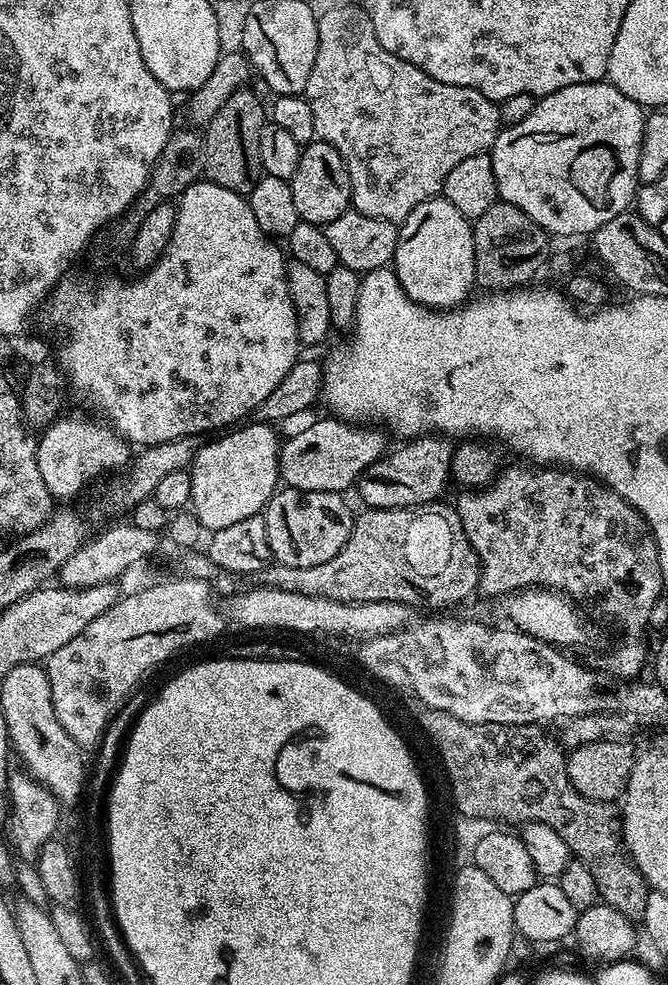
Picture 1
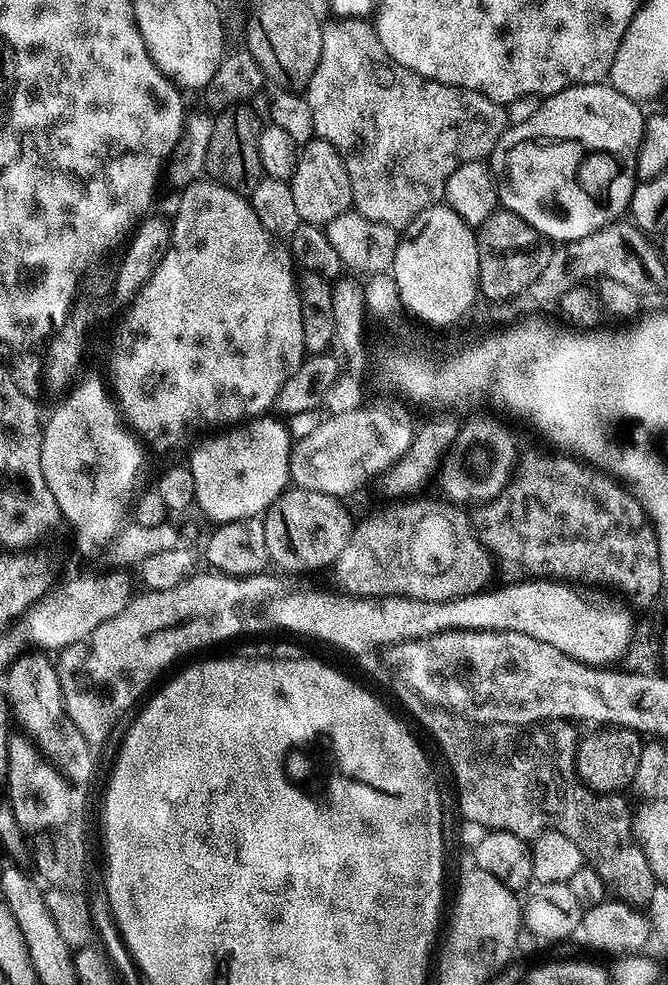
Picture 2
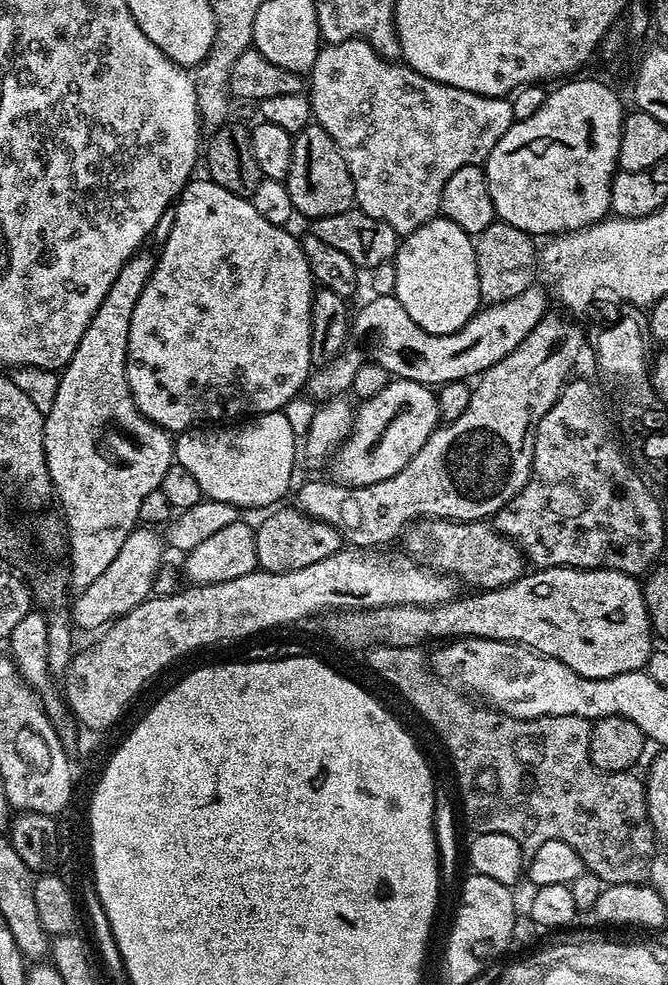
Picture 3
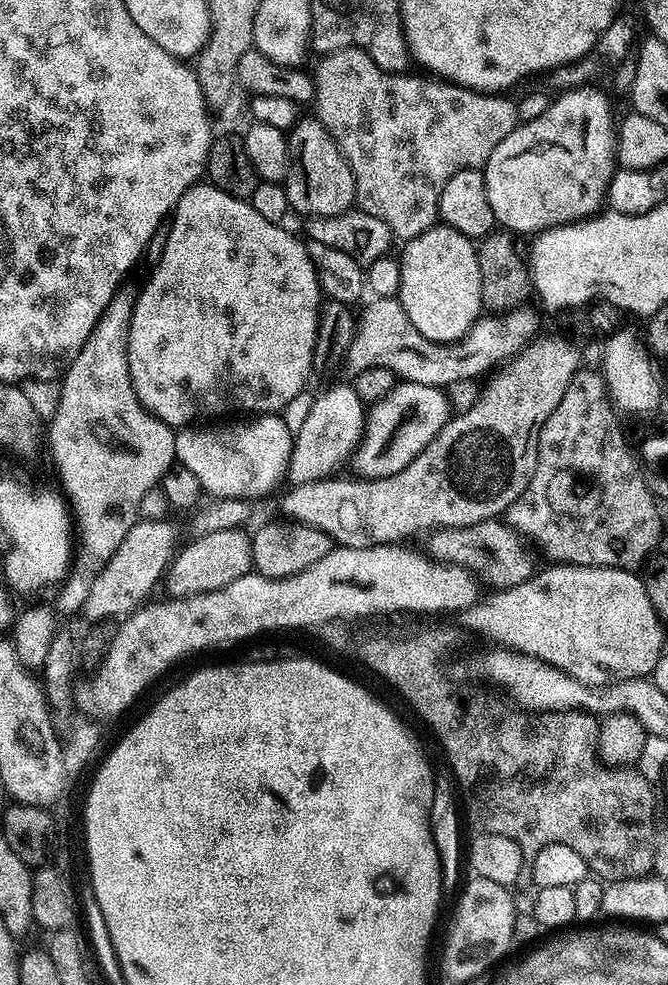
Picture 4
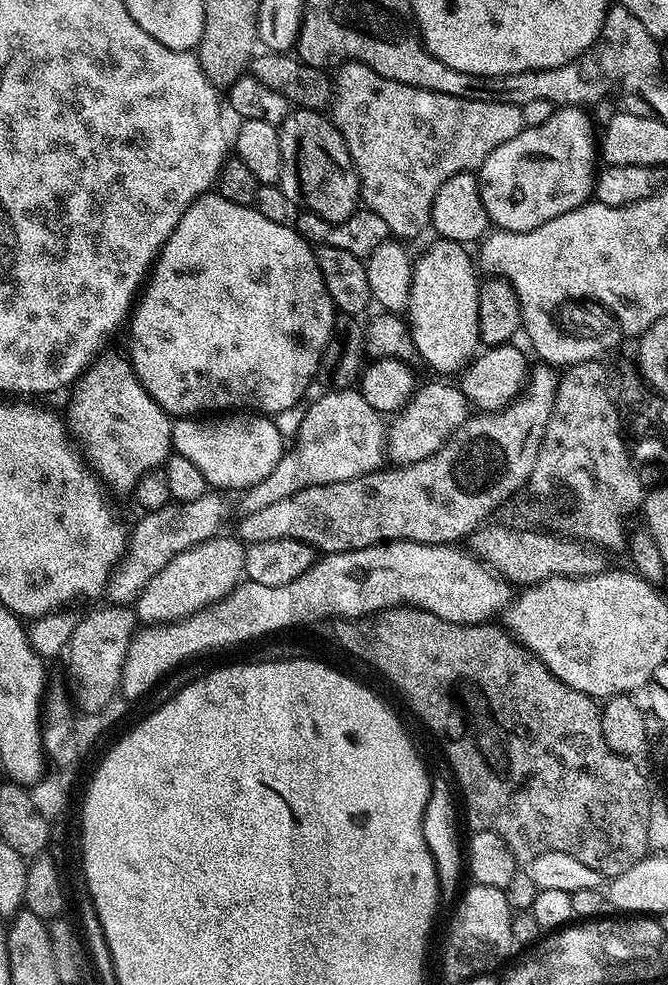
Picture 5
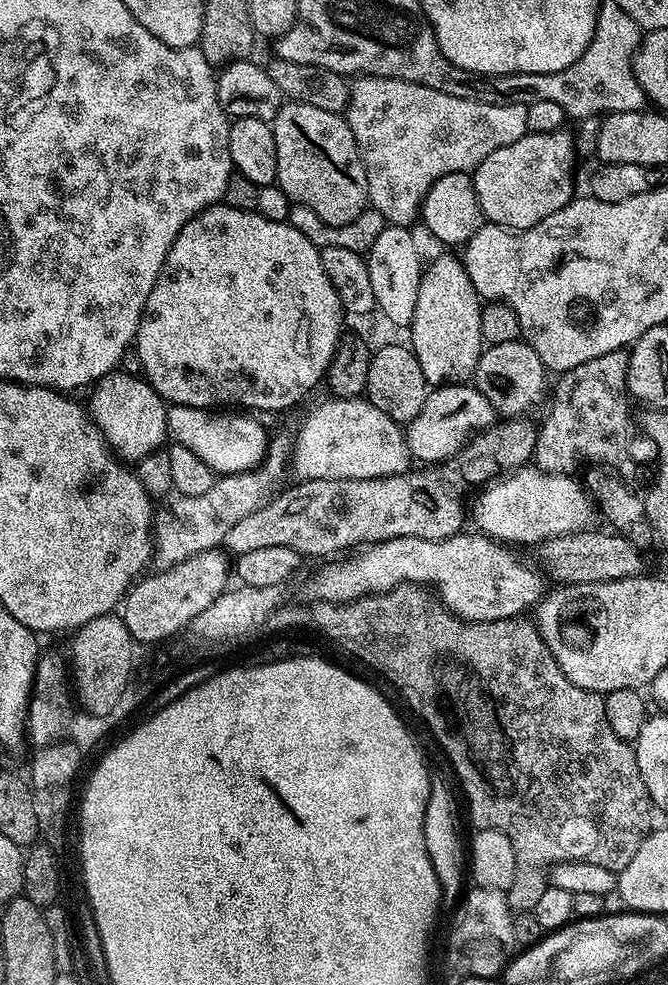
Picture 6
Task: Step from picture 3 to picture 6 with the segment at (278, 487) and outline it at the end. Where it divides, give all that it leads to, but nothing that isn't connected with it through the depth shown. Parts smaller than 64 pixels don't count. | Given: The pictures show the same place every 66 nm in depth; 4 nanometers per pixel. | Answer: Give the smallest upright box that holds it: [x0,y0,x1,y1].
[168,404,270,476]

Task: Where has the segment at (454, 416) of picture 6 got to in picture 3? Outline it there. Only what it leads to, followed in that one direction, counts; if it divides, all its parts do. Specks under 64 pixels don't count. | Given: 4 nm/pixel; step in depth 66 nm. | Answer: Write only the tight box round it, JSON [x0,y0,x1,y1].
[330,378,441,488]

